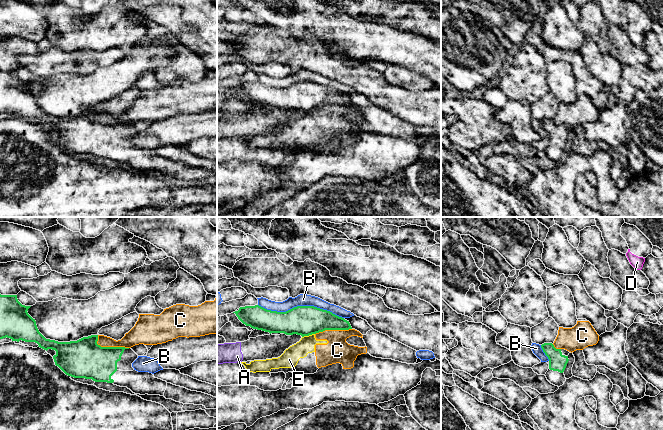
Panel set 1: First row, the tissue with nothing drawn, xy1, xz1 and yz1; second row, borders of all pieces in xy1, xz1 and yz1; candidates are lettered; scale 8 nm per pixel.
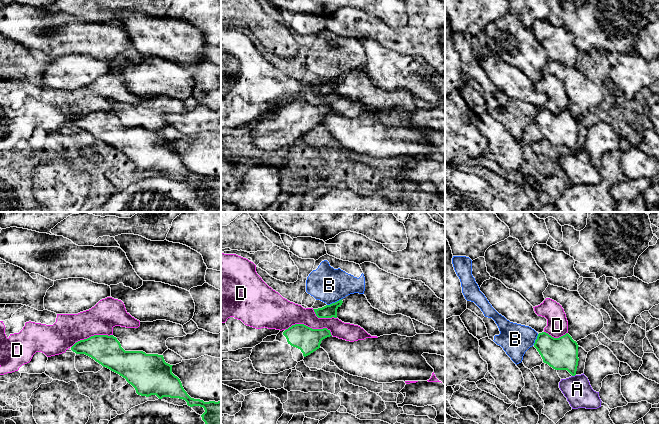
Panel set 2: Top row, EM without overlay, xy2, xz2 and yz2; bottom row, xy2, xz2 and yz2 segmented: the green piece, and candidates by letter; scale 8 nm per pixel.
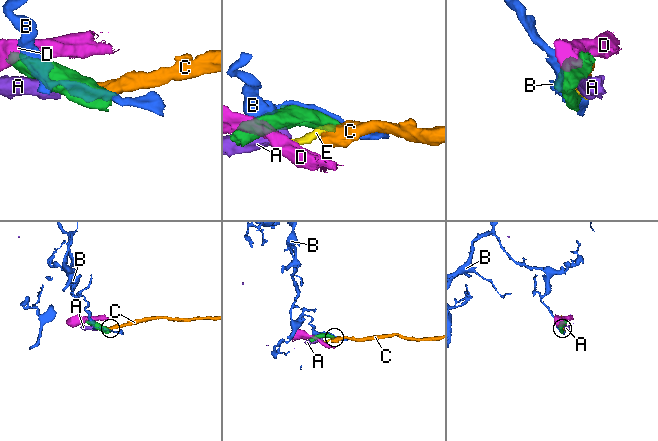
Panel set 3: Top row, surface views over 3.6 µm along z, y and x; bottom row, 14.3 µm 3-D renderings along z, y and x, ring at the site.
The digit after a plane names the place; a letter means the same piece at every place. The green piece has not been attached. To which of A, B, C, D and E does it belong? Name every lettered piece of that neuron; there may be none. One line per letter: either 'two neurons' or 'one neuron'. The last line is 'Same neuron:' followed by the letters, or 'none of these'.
A: two neurons
B: two neurons
C: two neurons
D: two neurons
E: two neurons
Same neuron: none of these

